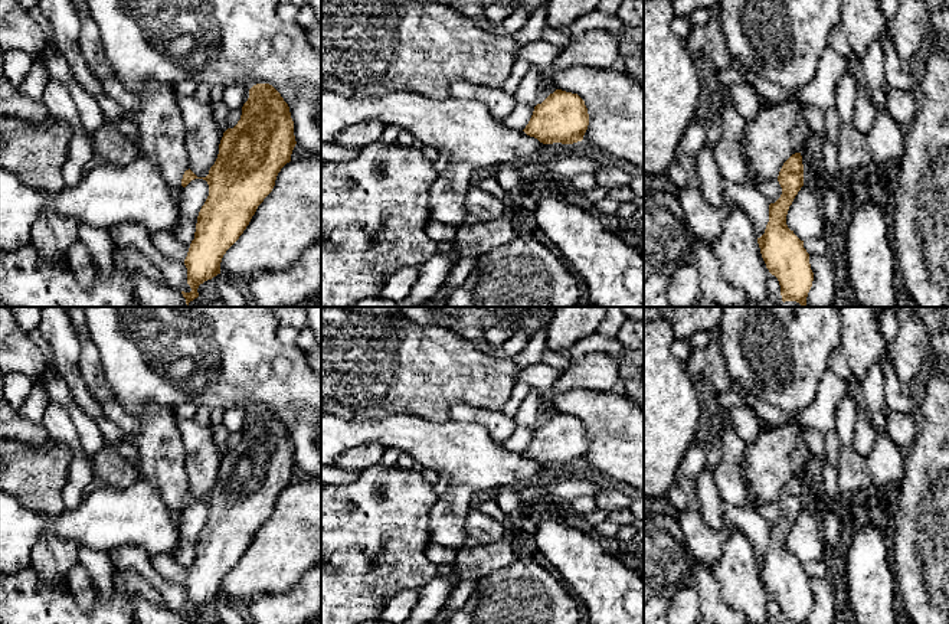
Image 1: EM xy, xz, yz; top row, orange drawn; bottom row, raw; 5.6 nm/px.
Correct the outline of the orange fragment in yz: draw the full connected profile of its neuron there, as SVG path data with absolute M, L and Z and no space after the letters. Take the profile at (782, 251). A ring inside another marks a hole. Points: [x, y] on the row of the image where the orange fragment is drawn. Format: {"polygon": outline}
{"polygon": "M801 153L792 154L782 166L776 180L756 179L753 183L769 202L769 222L765 233L757 238L766 268L781 285L782 301L796 301L806 306L814 272L809 254L793 231L786 225L786 215L795 196L804 186L804 164Z"}

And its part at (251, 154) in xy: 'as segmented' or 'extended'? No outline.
extended

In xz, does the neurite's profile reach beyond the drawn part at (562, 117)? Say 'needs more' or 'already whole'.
needs more

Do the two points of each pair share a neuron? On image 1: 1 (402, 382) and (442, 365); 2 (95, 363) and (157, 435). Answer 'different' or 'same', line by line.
1: same
2: same

